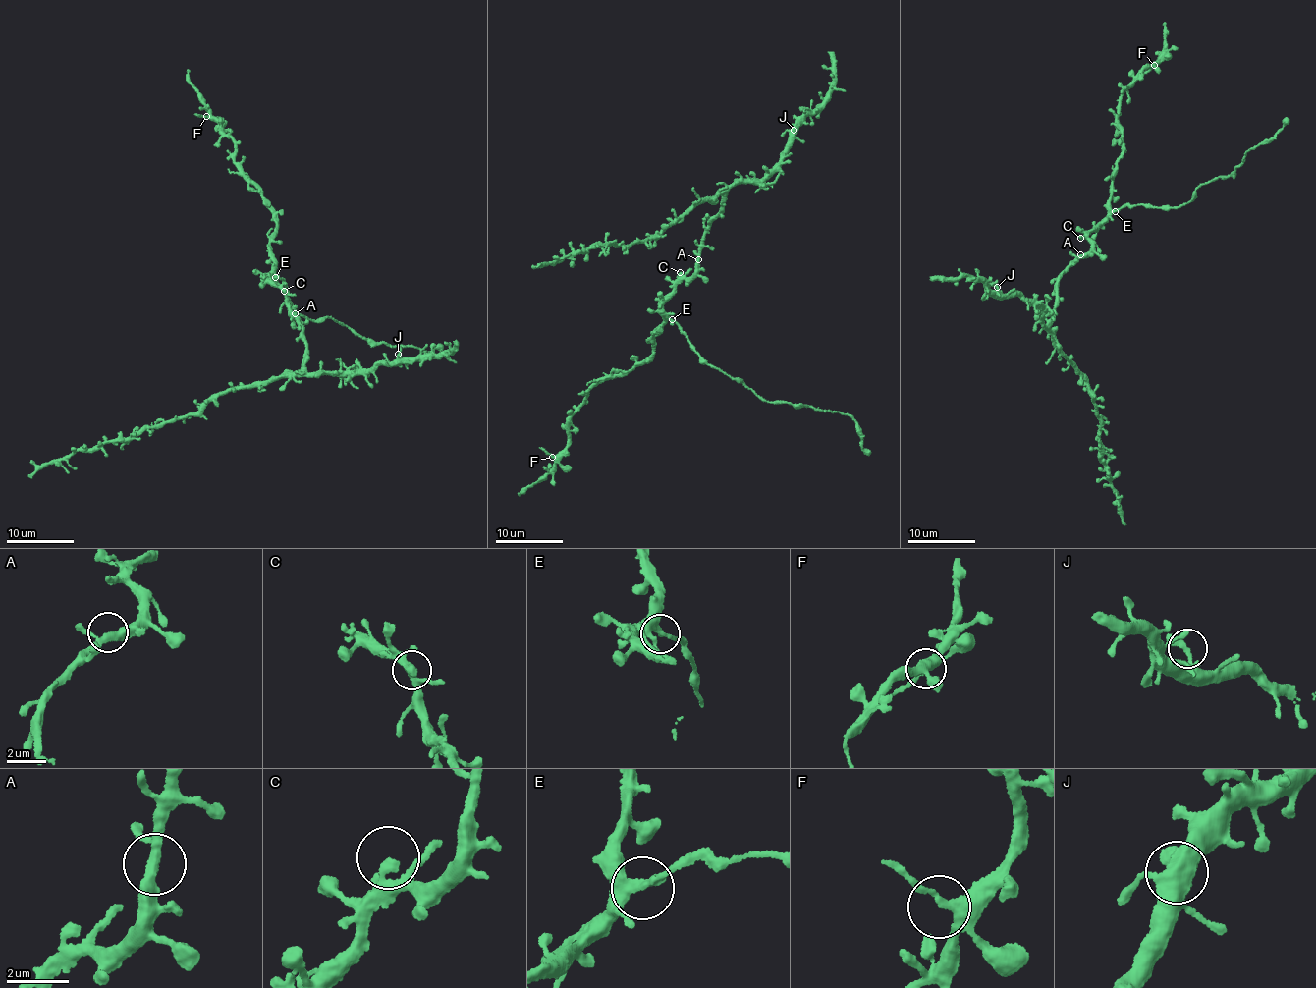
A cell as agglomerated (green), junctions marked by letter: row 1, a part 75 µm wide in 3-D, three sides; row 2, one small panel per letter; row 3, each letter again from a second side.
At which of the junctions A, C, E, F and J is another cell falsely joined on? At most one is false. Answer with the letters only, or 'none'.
E

